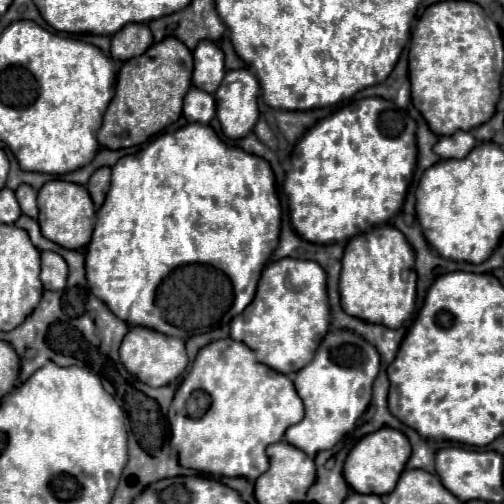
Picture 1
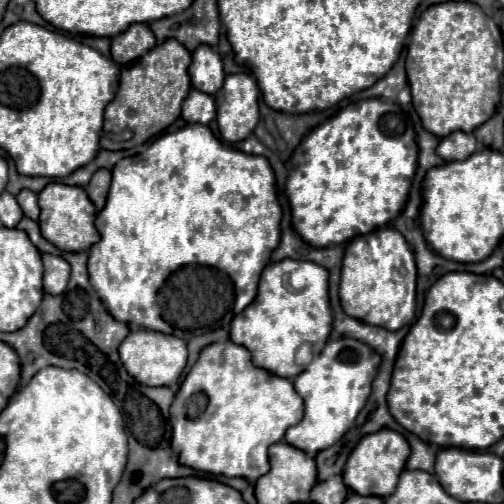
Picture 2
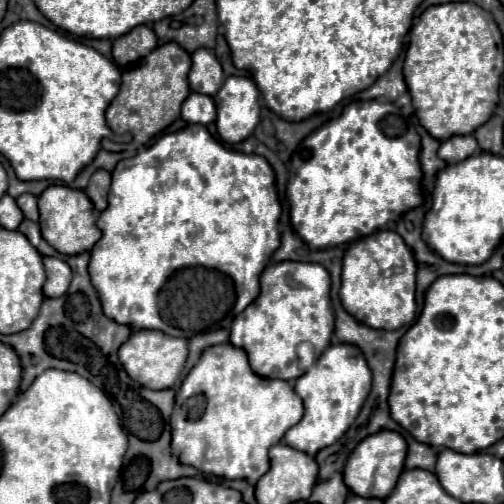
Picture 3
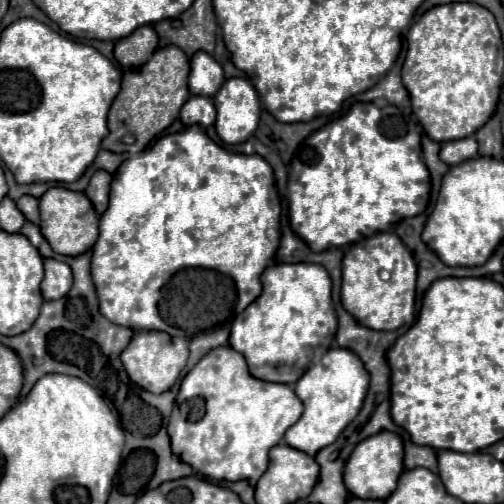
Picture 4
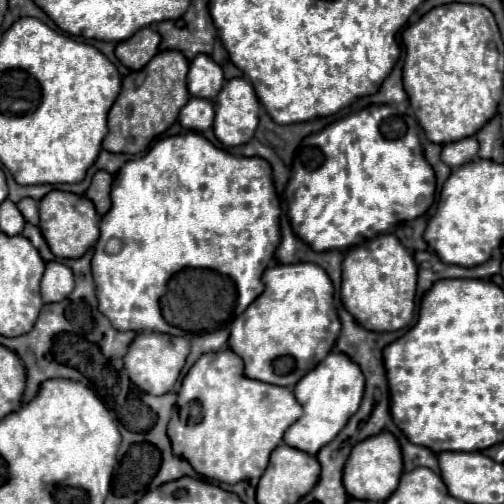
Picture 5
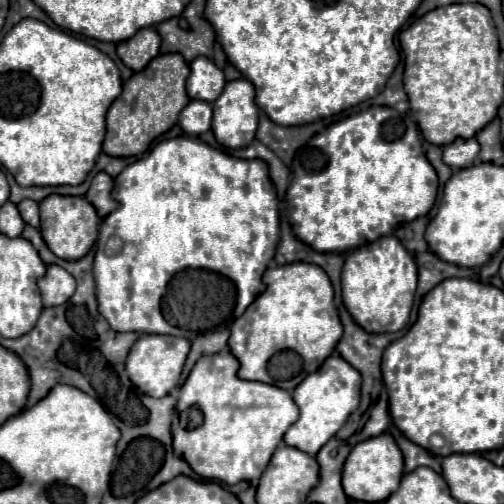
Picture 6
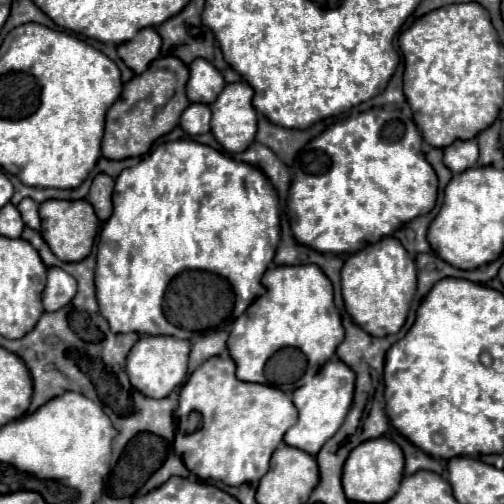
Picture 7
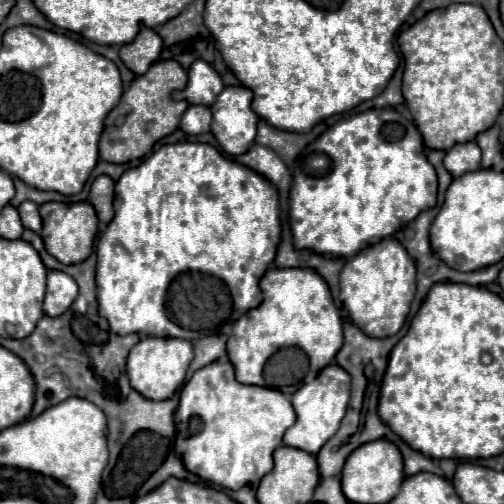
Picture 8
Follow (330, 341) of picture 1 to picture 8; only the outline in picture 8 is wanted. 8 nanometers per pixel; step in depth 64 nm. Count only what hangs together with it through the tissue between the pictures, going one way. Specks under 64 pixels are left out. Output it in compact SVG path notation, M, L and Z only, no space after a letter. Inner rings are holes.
M338 364L326 366L318 374L318 378L314 380L312 386L302 386L292 396L292 406L296 410L296 422L294 422L294 426L290 426L286 430L284 444L292 446L292 448L300 448L308 454L318 454L318 450L324 446L324 442L336 434L340 420L346 414L348 398L350 398L350 376Z

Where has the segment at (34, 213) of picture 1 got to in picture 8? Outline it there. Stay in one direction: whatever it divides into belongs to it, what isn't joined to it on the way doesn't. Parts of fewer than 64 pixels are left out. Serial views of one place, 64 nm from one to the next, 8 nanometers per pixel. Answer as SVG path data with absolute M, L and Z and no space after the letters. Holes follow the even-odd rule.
M26 200L26 202L22 202L22 204L20 204L18 212L20 212L20 218L22 224L24 224L24 228L30 228L32 232L40 234L42 220L40 220L40 214L38 214L38 204L34 204L34 202L28 202L28 200Z

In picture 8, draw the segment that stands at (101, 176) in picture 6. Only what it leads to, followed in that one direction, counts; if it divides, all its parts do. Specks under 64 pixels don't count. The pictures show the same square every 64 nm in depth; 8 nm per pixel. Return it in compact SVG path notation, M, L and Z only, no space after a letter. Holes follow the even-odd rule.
M98 176L98 178L92 182L88 202L96 208L98 220L100 220L104 226L106 226L106 224L112 220L112 216L114 216L112 200L114 200L114 182L112 182L112 178L108 178L108 176Z

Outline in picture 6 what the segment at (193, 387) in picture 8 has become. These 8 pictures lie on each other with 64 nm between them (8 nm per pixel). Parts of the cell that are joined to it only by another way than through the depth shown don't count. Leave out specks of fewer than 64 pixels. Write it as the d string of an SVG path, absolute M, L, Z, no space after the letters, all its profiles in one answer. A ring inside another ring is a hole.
M228 350L202 356L196 362L176 404L174 452L202 478L220 480L228 486L246 480L256 486L284 432L296 422L298 408L286 390L240 380L236 370L238 360Z

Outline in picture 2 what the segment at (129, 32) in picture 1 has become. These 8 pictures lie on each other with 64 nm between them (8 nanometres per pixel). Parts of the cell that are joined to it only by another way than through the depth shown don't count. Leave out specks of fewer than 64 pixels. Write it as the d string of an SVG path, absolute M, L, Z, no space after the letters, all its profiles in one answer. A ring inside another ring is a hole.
M132 24L126 32L112 38L112 60L116 64L130 64L152 50L156 38L146 24Z

